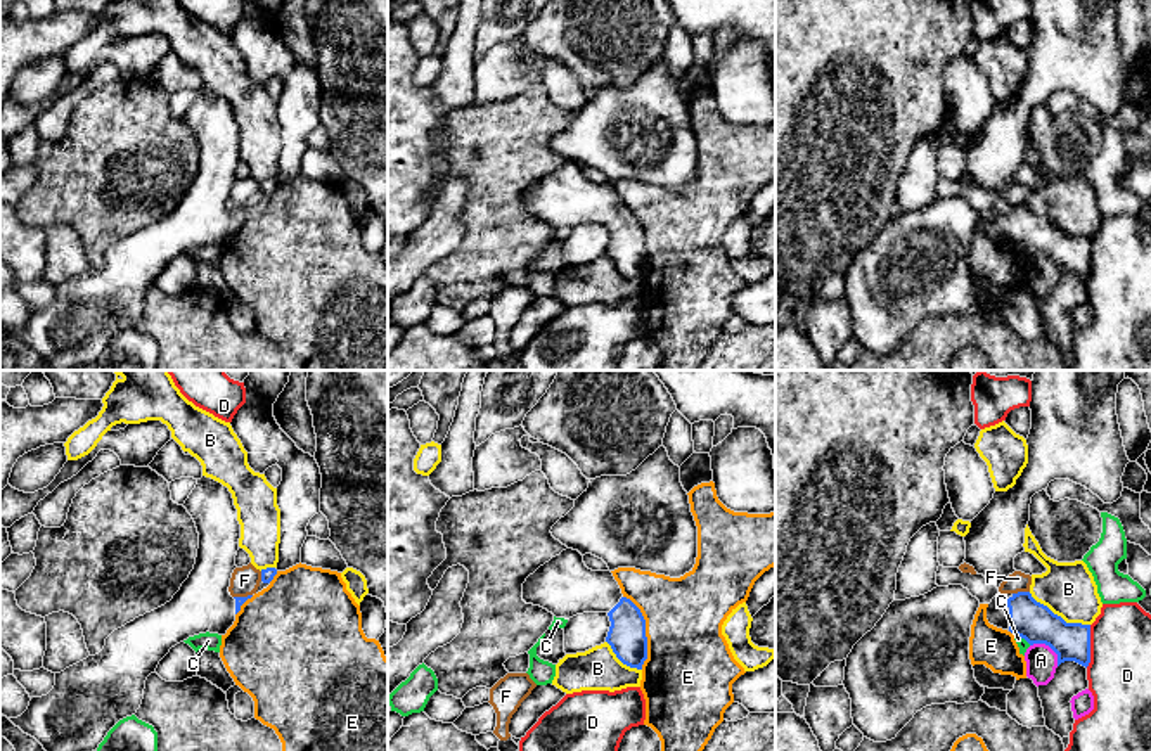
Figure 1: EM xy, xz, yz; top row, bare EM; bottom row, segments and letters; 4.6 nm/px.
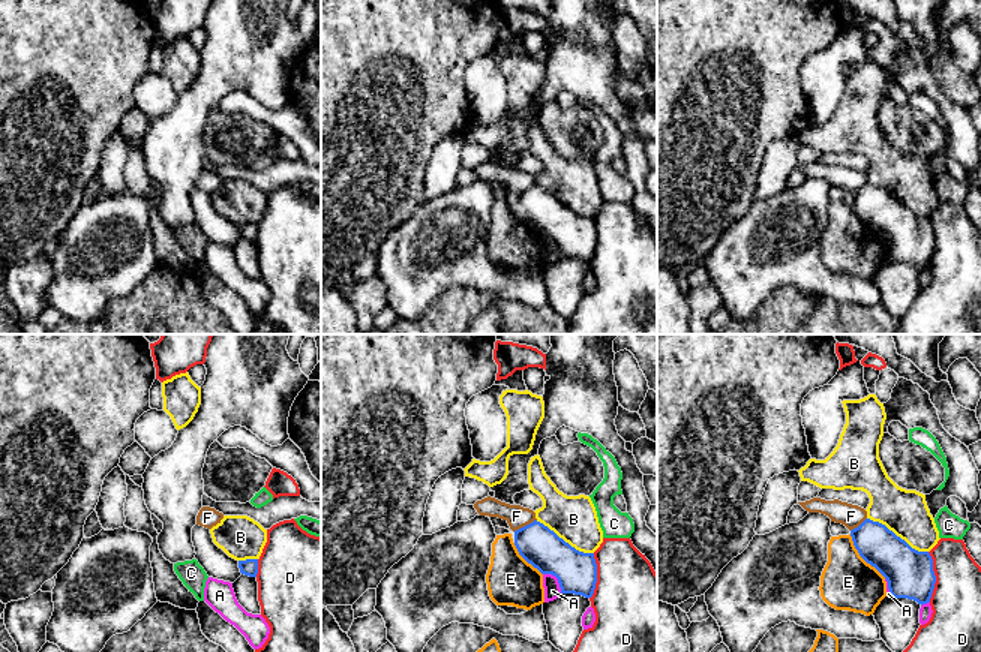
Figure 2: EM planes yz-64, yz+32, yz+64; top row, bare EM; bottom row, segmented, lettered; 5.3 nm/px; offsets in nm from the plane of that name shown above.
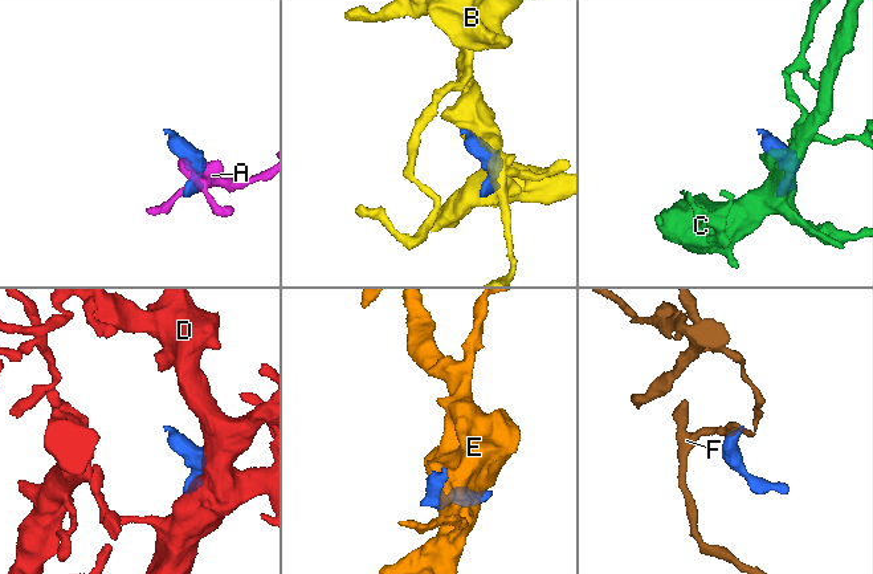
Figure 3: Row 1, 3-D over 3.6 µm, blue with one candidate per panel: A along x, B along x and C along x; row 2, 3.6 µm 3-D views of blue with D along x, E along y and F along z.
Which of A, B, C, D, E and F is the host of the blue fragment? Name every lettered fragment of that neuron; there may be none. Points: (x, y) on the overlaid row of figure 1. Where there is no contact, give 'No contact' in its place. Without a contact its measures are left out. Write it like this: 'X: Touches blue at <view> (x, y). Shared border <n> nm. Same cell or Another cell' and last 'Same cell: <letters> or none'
A: Touches blue at yz (1049, 646). Shared border 170 nm. Another cell
B: Touches blue at yz (1060, 616). Shared border 320 nm. Another cell
C: Touches blue at yz (1023, 637). Shared border 90 nm. Another cell
D: Touches blue at yz (1089, 646). Shared border 200 nm. Another cell
E: Touches blue at xz (644, 632). Shared border 360 nm. Another cell
F: Touches blue at yz (1020, 592). Shared border 80 nm. Another cell
Same cell: none

